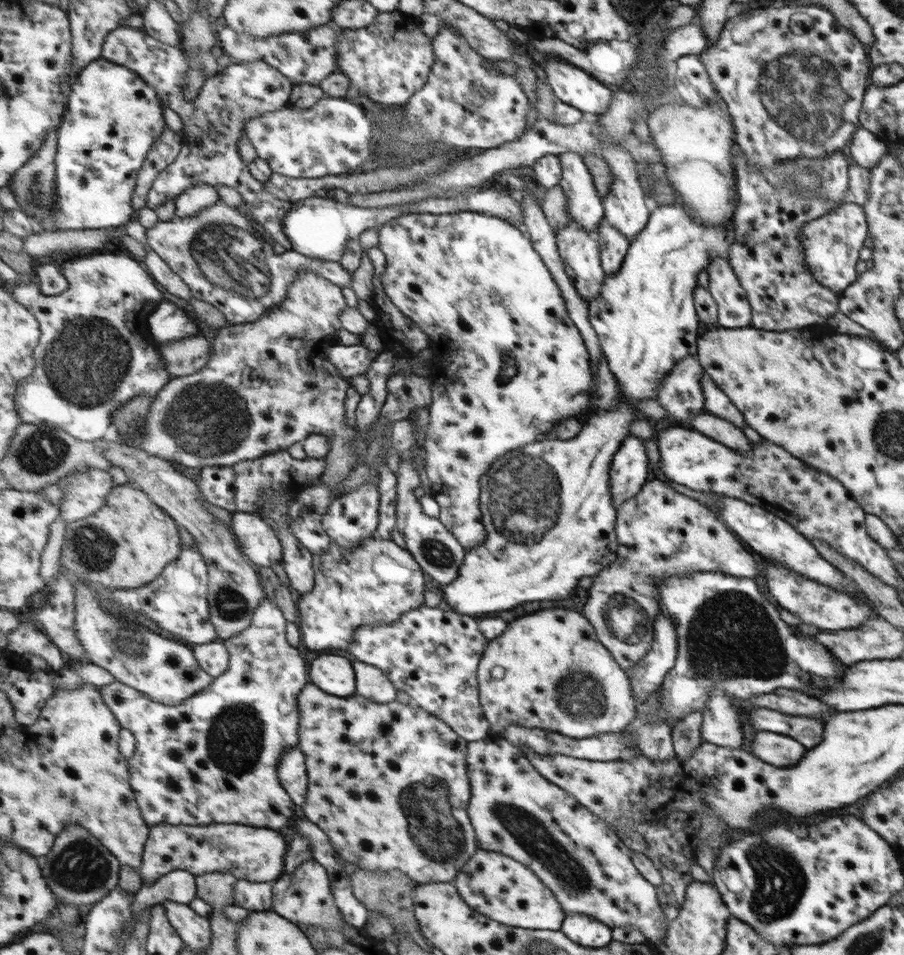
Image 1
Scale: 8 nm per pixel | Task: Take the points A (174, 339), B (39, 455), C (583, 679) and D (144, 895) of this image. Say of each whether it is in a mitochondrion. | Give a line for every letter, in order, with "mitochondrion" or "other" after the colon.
A: other
B: mitochondrion
C: mitochondrion
D: other

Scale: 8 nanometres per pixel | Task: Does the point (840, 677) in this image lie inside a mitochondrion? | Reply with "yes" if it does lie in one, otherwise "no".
no

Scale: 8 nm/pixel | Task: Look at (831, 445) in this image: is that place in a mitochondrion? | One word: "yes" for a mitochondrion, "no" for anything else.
no

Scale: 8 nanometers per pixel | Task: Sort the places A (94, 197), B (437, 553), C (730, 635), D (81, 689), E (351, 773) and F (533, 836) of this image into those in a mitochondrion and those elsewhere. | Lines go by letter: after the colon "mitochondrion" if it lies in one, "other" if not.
A: other
B: mitochondrion
C: mitochondrion
D: other
E: other
F: mitochondrion

